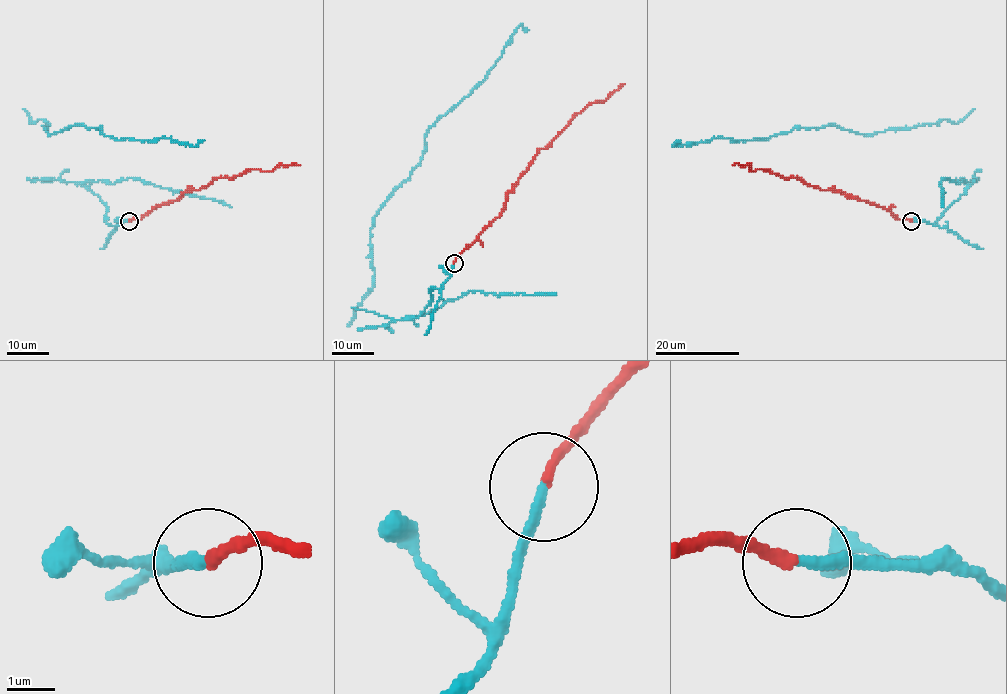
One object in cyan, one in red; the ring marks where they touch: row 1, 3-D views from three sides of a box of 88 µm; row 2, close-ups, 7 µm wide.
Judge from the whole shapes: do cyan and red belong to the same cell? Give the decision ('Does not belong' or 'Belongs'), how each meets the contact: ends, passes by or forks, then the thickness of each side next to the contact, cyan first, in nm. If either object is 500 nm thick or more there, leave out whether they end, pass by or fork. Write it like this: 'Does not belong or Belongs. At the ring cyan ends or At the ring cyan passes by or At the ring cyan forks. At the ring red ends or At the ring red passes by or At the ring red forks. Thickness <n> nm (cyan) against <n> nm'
Does not belong. At the ring cyan ends. At the ring red ends. Thickness 200 nm (cyan) against 200 nm

